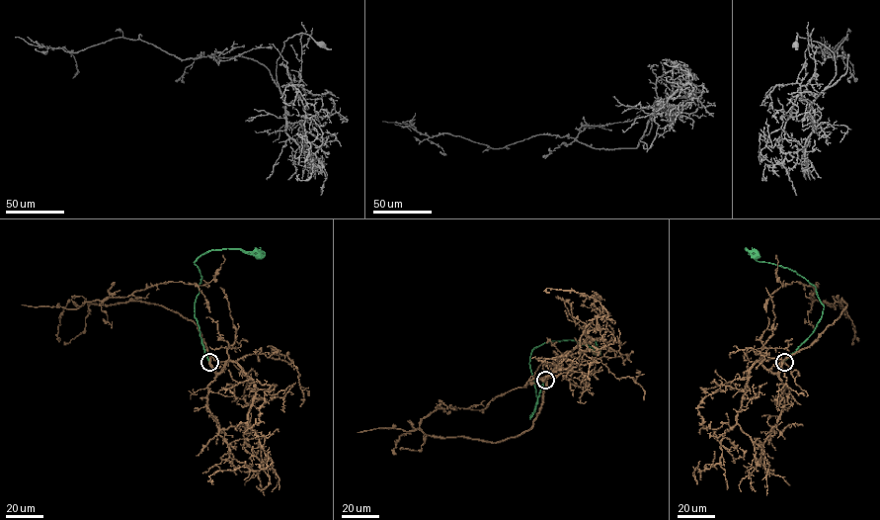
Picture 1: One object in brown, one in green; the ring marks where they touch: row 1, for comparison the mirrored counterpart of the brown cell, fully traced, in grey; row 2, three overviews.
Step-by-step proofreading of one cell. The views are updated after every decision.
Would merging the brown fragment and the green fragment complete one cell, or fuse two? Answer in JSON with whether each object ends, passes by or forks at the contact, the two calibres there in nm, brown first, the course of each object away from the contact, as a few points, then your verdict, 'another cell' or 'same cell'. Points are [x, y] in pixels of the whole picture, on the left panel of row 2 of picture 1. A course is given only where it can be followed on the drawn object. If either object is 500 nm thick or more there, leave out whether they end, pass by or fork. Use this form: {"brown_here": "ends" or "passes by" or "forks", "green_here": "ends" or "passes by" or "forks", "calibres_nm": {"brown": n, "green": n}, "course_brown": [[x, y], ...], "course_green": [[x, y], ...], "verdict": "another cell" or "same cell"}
{"calibres_nm": {"brown": 550, "green": 380}, "course_brown": [[209, 362], [198, 325], [168, 309], [137, 301], [84, 303], [164, 282], [204, 285], [223, 255]], "course_green": [[209, 362], [195, 318], [195, 303], [200, 276], [194, 263], [211, 250], [242, 249], [257, 256], [258, 253]], "verdict": "same cell"}

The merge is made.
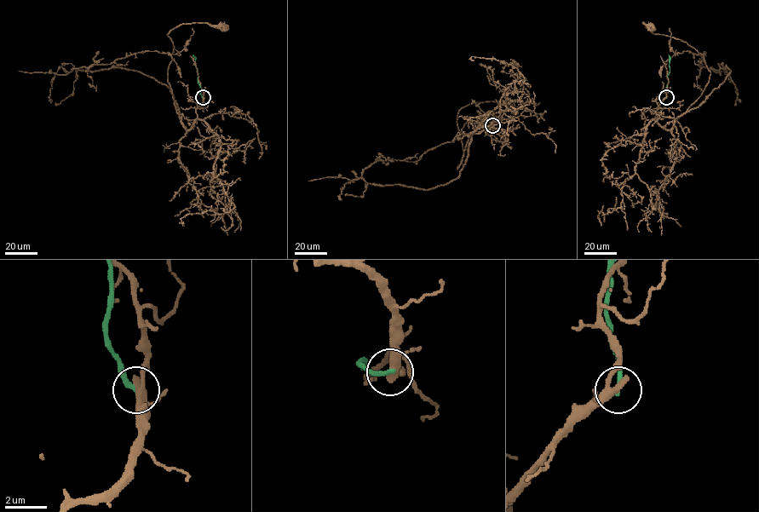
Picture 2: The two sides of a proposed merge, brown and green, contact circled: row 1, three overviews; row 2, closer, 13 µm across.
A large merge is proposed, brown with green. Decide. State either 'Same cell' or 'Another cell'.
Another cell

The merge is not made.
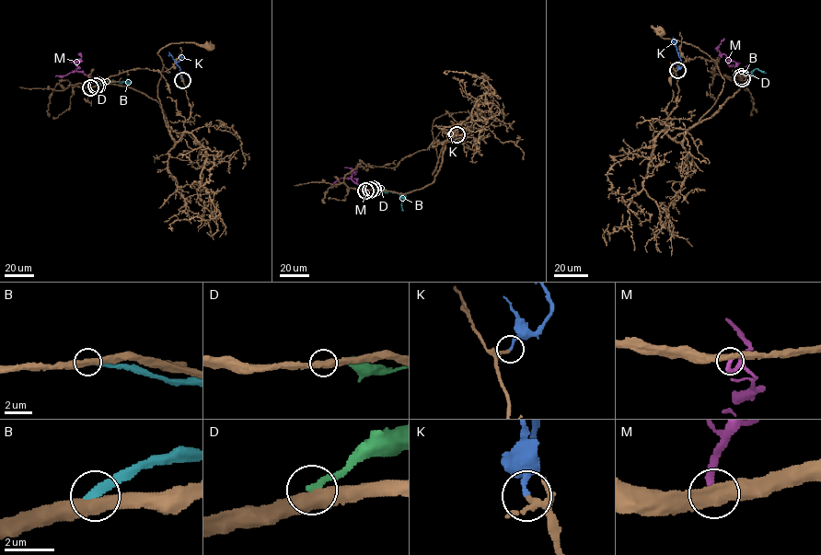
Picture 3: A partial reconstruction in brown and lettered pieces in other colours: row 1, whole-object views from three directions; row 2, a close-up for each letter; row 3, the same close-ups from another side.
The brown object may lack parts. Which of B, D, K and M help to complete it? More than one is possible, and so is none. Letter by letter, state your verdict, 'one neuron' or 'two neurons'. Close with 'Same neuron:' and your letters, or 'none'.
B: two neurons
D: two neurons
K: one neuron
M: two neurons
Same neuron: K

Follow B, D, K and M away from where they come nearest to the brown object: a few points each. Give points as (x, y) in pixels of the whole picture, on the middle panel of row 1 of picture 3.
B: (373, 190), (397, 192), (403, 210)
D: (370, 190), (386, 193)
K: (456, 134), (456, 139), (446, 132), (444, 133)
M: (364, 190), (364, 186), (359, 186), (351, 179), (353, 169), (355, 172), (352, 174)

